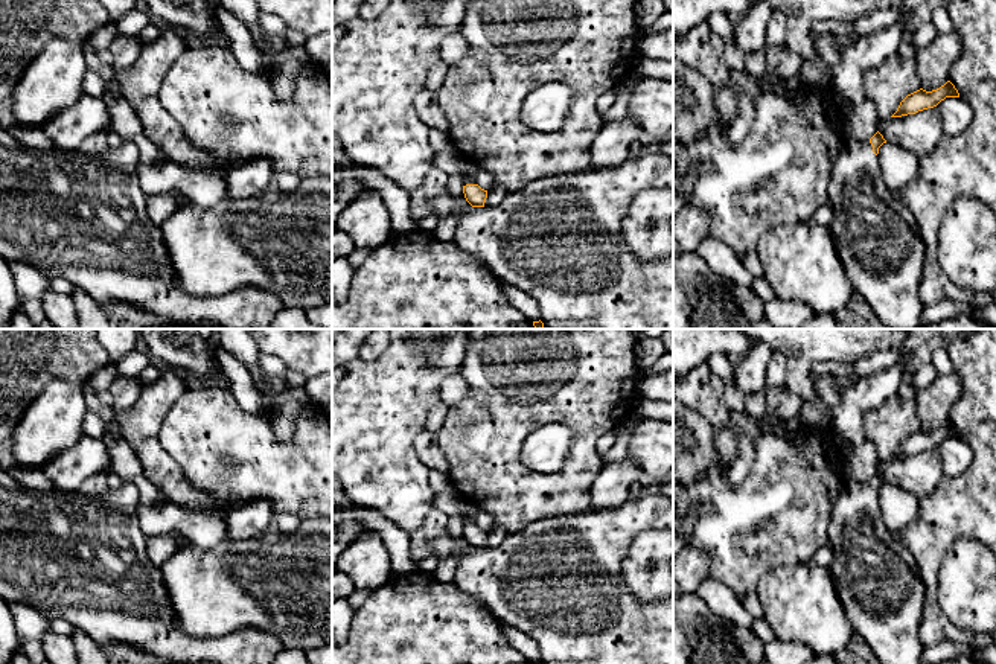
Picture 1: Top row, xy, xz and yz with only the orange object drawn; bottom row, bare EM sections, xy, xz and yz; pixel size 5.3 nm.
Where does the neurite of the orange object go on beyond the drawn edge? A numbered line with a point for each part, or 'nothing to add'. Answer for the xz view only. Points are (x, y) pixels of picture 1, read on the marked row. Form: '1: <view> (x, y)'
1: xz (468, 166)

